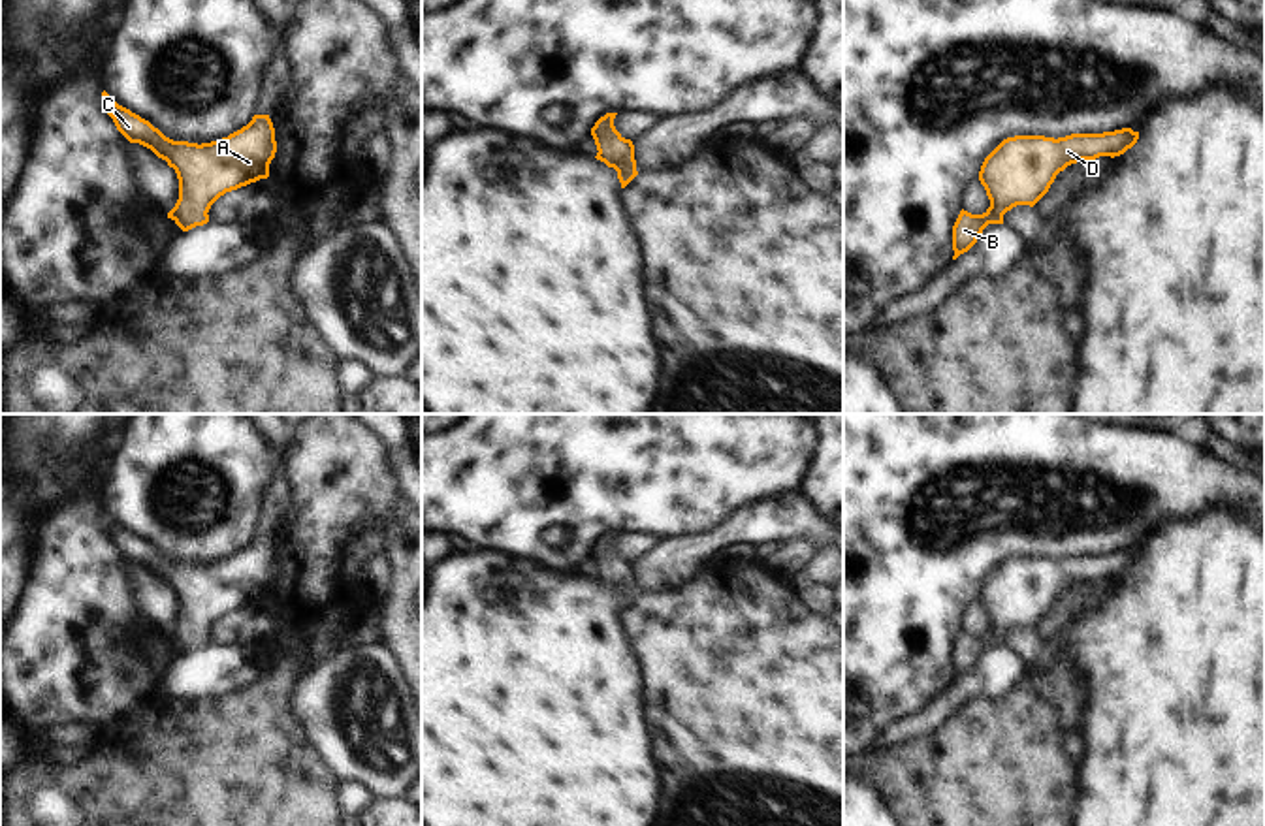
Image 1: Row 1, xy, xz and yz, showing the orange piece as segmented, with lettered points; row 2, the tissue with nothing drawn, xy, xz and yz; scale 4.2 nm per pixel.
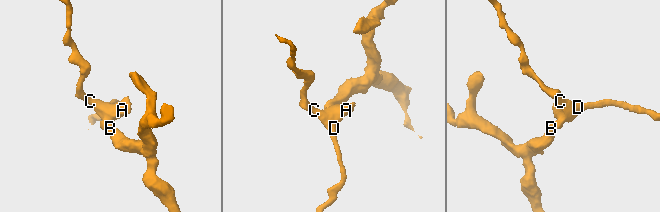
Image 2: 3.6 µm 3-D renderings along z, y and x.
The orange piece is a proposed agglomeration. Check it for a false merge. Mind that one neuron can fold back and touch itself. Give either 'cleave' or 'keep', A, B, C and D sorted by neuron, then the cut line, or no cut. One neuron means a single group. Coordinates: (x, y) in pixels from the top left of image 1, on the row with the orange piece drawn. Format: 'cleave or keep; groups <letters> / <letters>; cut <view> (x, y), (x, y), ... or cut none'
keep; groups A B C D; cut none

